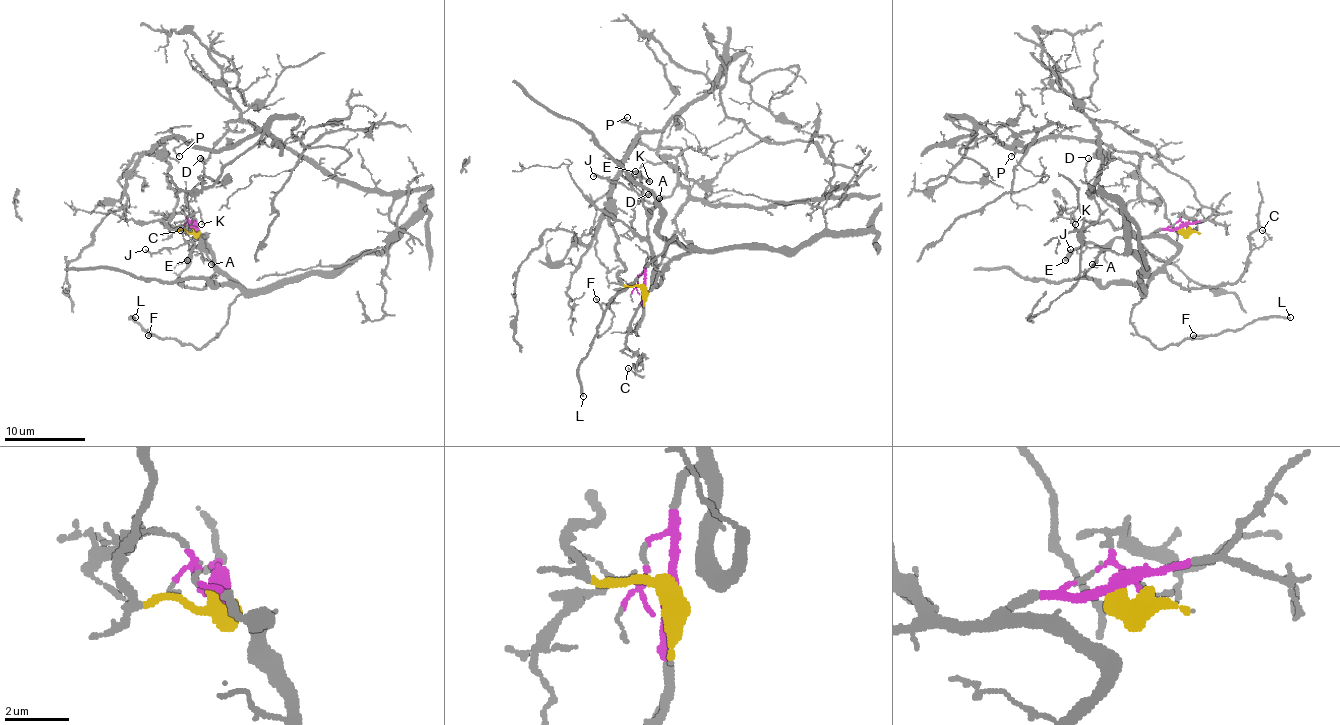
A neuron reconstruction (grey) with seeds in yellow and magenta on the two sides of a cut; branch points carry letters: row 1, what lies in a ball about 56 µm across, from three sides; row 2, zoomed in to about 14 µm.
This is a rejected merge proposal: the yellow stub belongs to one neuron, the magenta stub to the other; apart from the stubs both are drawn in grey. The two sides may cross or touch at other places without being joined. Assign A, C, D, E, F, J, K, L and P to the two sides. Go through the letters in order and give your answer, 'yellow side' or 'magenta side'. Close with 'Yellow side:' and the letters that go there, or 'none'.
A: magenta side
C: magenta side
D: magenta side
E: magenta side
F: magenta side
J: magenta side
K: magenta side
L: magenta side
P: yellow side
Yellow side: P

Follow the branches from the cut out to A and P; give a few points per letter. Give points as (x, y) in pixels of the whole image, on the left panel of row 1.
A: (195, 226), (203, 237), (199, 239), (199, 247), (211, 265)
P: (195, 228), (170, 224), (176, 192), (162, 143), (174, 137), (191, 145), (180, 143), (178, 155)

